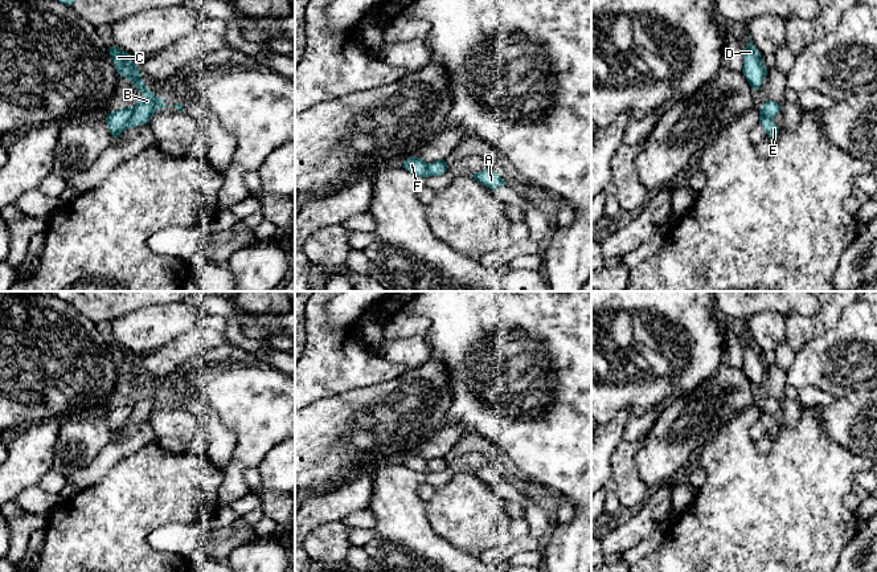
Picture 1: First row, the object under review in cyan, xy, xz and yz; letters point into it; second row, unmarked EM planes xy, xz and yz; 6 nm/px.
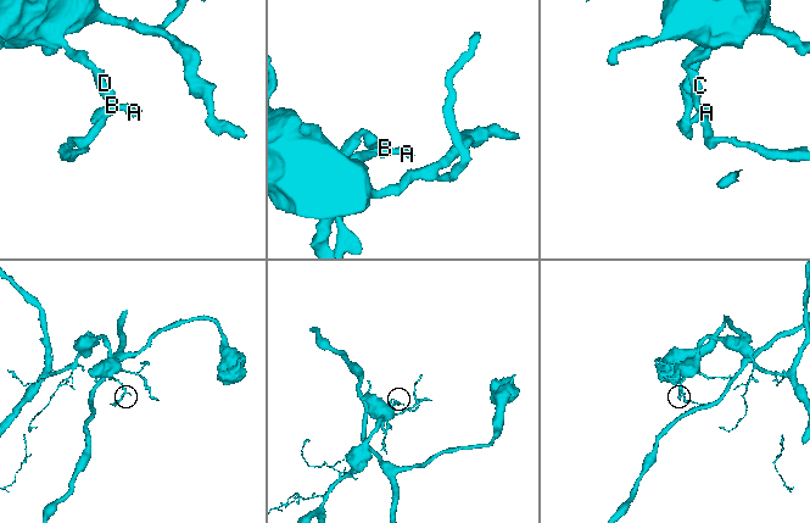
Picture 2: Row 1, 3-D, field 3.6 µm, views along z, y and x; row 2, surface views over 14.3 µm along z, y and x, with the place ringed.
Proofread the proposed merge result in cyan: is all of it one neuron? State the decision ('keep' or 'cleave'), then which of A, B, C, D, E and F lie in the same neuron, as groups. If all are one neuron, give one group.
cleave | A F / B C D E

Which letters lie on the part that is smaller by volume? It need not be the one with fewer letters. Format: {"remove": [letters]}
{"remove": ["A", "F"]}

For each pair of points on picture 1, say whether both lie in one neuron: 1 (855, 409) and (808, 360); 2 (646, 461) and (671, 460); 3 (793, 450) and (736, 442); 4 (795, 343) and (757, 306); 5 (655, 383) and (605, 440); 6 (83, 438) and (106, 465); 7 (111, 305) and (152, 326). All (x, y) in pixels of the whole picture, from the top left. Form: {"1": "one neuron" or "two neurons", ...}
{"1": "two neurons", "2": "one neuron", "3": "one neuron", "4": "two neurons", "5": "two neurons", "6": "two neurons", "7": "two neurons"}

